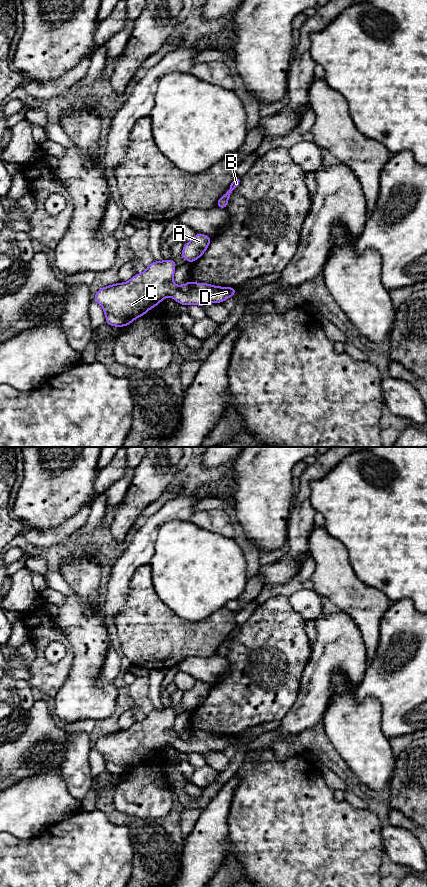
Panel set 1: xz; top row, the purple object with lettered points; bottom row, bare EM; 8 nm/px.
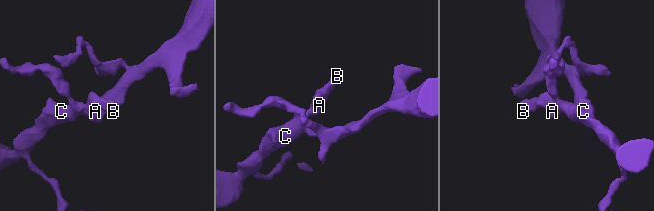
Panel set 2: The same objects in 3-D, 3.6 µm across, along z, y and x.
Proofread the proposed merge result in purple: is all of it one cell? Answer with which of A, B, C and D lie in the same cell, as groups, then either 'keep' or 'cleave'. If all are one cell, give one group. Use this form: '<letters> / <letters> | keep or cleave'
A B C D | keep

